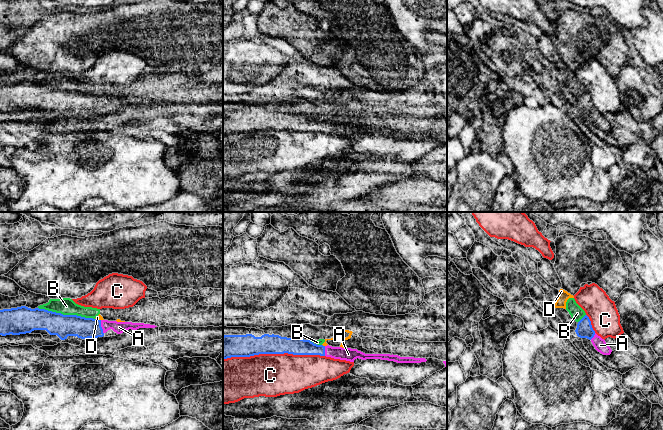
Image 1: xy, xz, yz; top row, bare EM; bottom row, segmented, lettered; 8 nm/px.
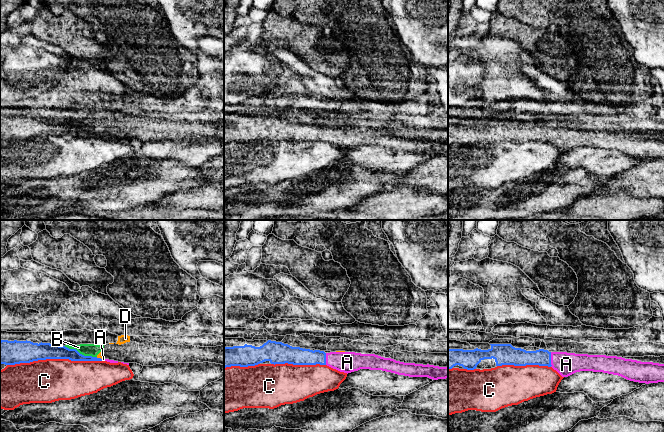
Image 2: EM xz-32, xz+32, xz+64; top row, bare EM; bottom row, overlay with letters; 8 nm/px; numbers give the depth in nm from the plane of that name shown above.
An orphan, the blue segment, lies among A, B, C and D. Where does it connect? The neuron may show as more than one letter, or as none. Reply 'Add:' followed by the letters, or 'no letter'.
Add: A

